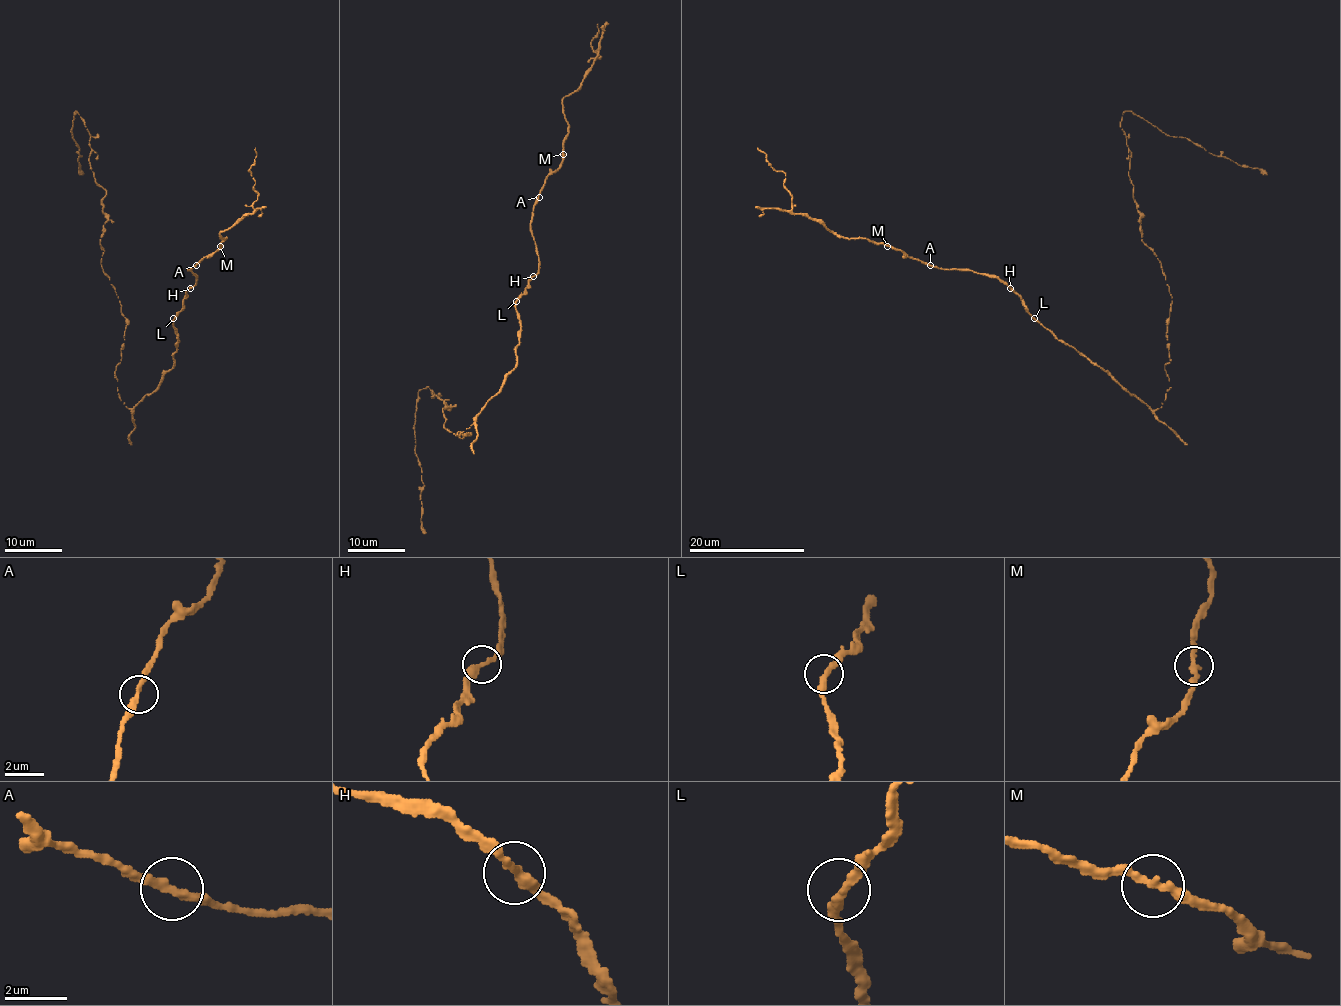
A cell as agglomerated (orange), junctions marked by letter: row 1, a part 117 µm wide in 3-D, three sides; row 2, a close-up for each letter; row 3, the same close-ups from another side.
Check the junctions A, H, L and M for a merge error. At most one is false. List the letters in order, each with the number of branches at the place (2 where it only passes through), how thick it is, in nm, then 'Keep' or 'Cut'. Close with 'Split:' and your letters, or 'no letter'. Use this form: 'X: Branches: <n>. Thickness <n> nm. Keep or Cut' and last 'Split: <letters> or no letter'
A: Branches: 2. Thickness 280 nm. Keep
H: Branches: 2. Thickness 280 nm. Keep
L: Branches: 2. Thickness 280 nm. Keep
M: Branches: 2. Thickness 280 nm. Keep
Split: no letter

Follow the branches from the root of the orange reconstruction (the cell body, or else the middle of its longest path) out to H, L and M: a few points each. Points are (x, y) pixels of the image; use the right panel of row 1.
H: (1145, 404), (1043, 327), (1024, 307), (1024, 301), (1010, 288)
L: (1145, 404), (1099, 366), (1062, 343), (1034, 318)
M: (1145, 404), (1099, 366), (1062, 343), (1028, 313), (1017, 294), (997, 278), (968, 269), (940, 269), (887, 246)

